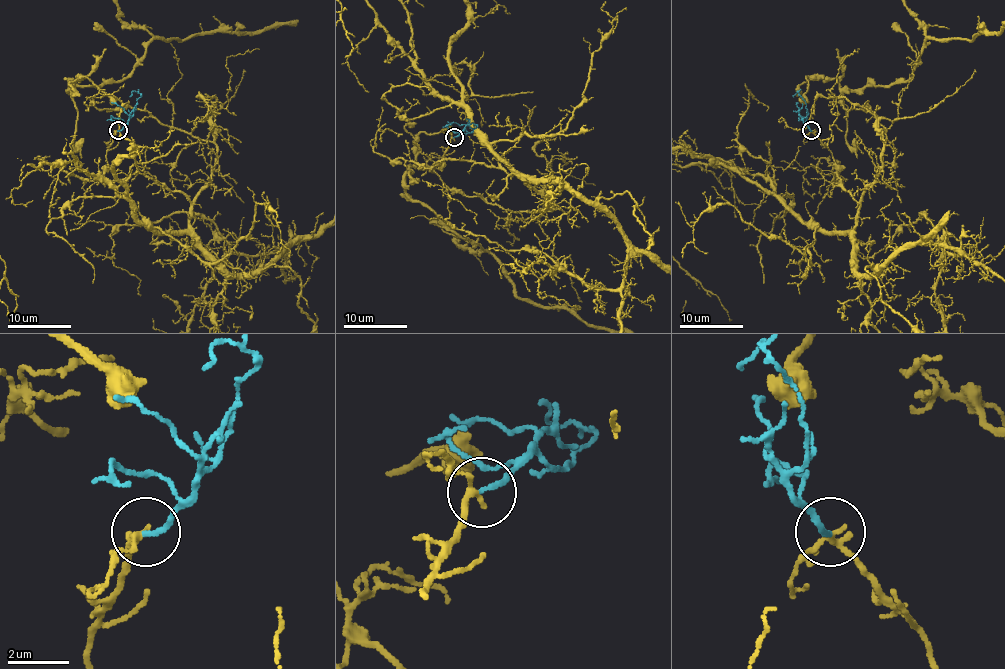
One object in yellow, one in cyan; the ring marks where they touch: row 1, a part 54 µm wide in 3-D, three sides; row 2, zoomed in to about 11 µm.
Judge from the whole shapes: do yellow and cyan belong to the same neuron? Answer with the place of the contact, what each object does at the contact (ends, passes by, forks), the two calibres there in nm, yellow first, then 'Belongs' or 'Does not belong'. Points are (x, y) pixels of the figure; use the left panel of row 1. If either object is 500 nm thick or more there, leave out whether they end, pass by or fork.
Place: (118, 130). At the ring yellow passes by. At the ring cyan ends. Thickness 190 nm (yellow) against 180 nm. Belongs

